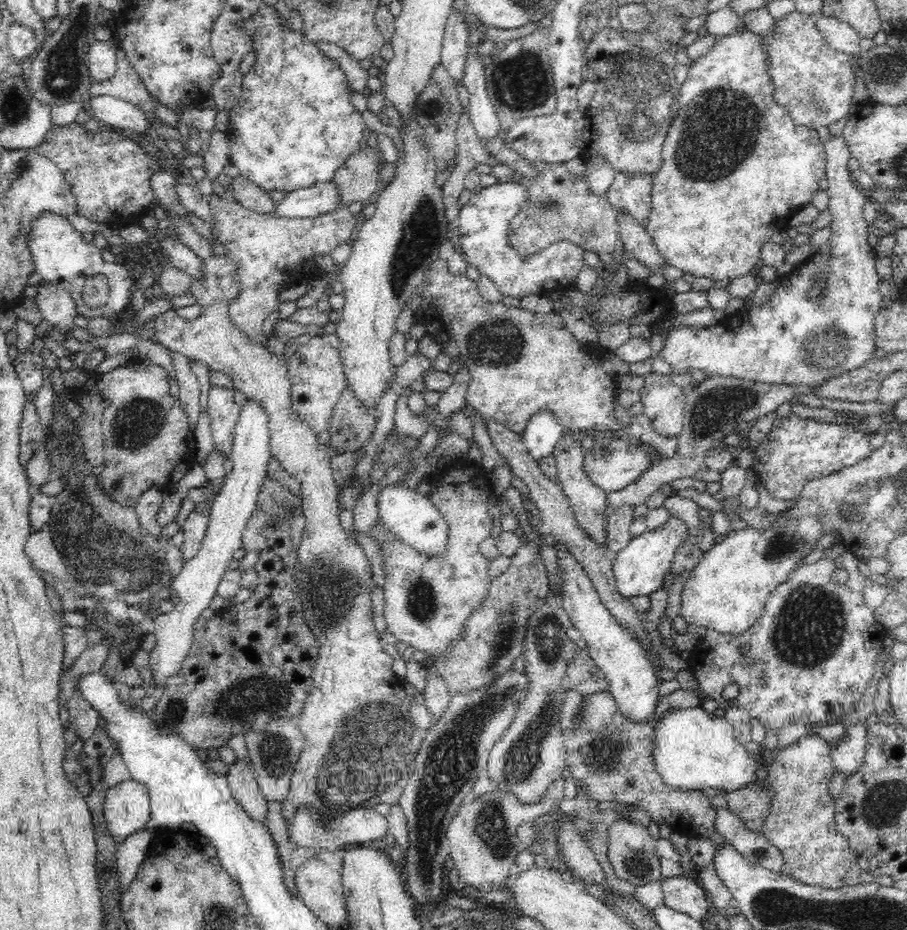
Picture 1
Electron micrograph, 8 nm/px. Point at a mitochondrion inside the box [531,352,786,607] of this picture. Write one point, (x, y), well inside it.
(717, 408)

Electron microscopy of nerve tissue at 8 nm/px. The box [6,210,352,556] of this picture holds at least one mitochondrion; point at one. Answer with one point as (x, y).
(140, 421)

